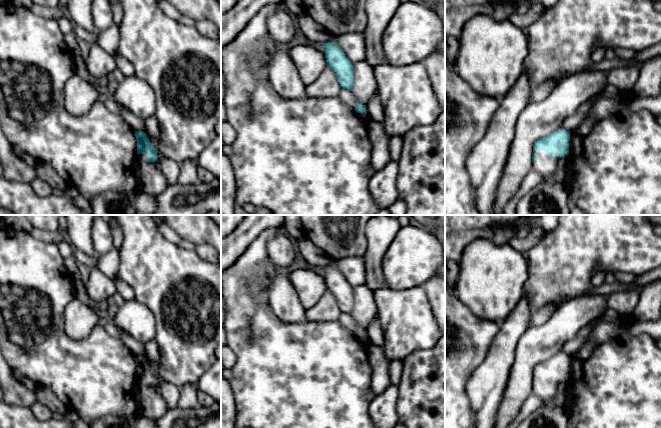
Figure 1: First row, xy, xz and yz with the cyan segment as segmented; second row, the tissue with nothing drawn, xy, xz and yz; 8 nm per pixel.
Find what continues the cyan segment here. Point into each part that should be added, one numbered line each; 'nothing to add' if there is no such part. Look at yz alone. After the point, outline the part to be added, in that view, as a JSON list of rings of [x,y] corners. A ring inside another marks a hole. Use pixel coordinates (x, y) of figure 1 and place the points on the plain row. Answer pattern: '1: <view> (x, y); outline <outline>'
1: yz (548, 393); outline [[[537,374],[535,375],[535,378],[536,385],[532,386],[532,392],[542,399],[542,406],[554,407],[558,404],[560,394],[558,393],[557,387],[560,383],[566,385],[569,378],[565,378],[562,381],[558,381],[555,378],[549,380],[543,374]]]

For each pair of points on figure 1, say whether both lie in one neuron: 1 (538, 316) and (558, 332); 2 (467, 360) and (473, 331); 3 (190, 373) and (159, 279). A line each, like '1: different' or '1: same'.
1: different
2: same
3: same

